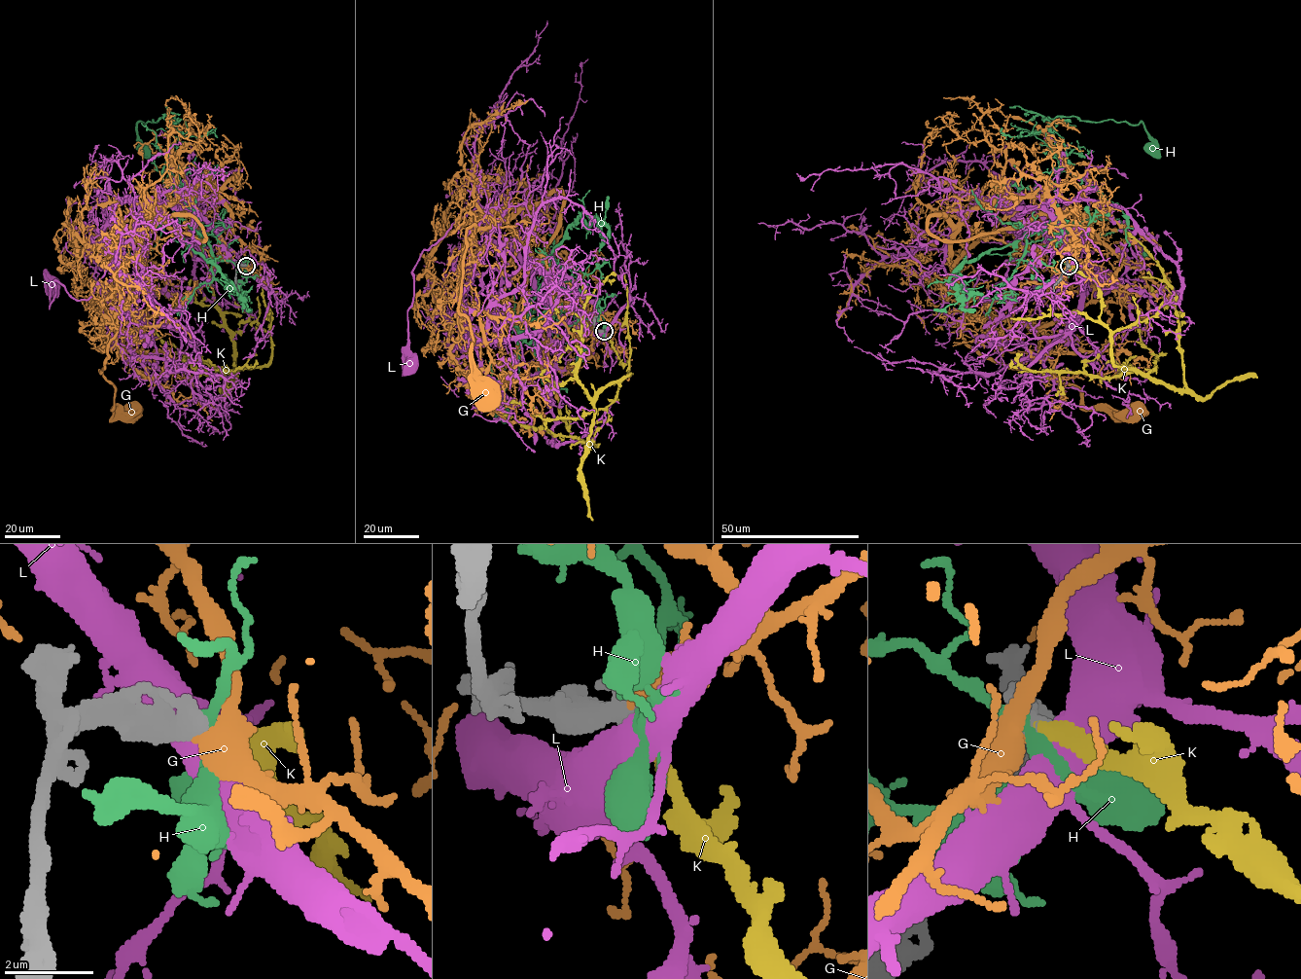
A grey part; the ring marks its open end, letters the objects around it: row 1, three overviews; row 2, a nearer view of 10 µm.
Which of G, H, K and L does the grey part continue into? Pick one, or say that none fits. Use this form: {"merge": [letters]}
{"merge": ["K"]}

